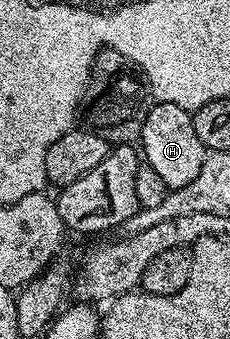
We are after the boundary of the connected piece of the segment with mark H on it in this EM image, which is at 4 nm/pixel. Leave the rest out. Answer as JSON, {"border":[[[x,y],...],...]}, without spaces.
{"border":[[[156,101],[149,104],[138,145],[142,150],[143,160],[150,167],[154,167],[154,172],[166,182],[168,190],[182,188],[193,182],[206,156],[202,139],[198,139],[197,133],[194,132],[192,113],[178,107],[178,103]]]}

